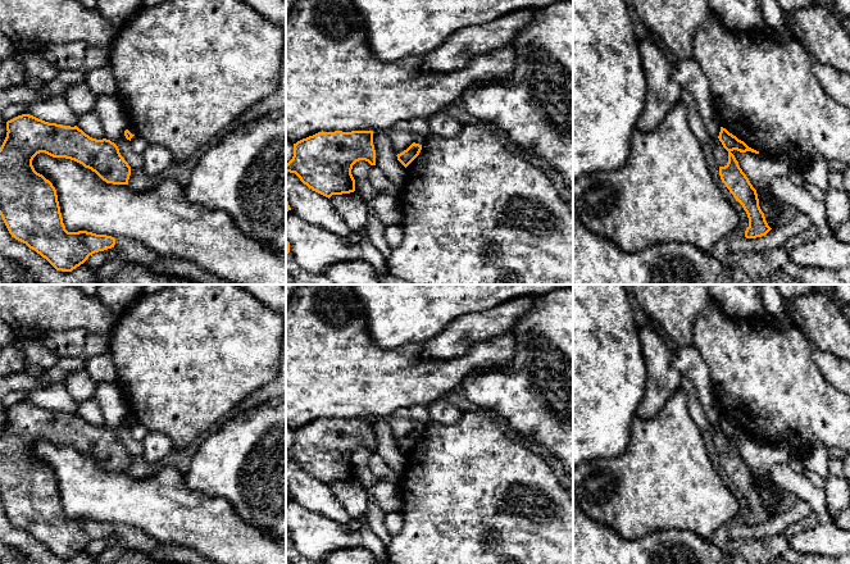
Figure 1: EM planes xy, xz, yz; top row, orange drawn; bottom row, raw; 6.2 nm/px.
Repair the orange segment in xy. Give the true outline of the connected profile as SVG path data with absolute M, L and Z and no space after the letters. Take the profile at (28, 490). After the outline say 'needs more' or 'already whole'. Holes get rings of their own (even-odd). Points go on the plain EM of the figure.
M29 401L8 408L6 418L0 435L0 502L12 524L26 531L62 559L72 559L90 542L114 535L115 526L112 523L65 517L56 477L49 467L35 458L32 447L40 440L71 446L95 459L106 470L128 472L131 454L118 433L106 426L92 426L77 413L49 410Z; already whole

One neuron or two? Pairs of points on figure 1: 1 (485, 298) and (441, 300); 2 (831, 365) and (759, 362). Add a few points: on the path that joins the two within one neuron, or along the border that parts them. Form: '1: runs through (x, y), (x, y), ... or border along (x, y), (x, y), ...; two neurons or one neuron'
1: runs through (474, 298), (451, 298); one neuron
2: border along (813, 346), (814, 363), (822, 376), (835, 389); two neurons

